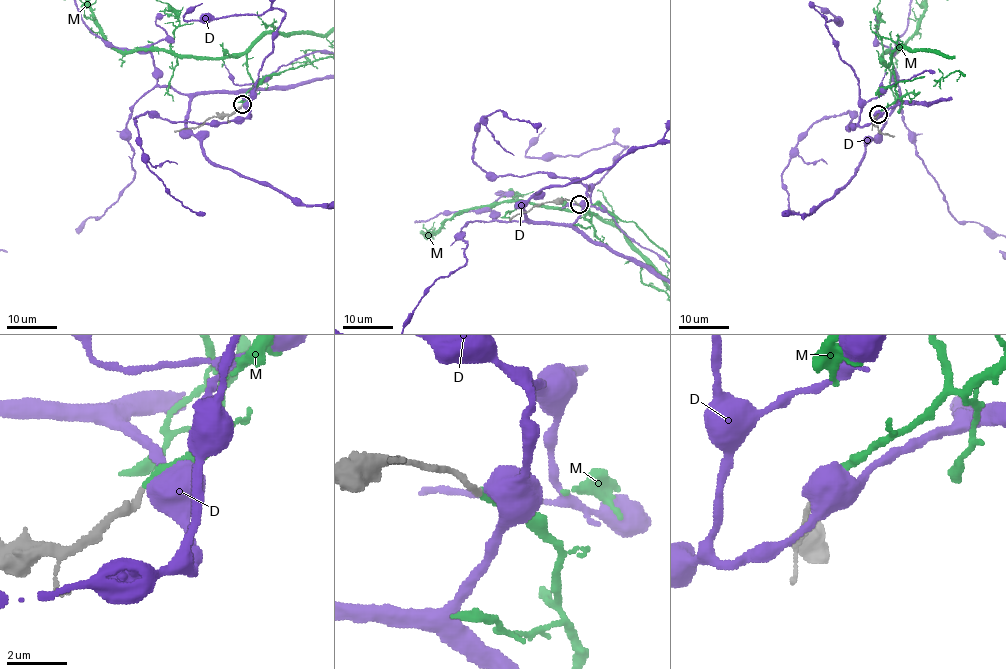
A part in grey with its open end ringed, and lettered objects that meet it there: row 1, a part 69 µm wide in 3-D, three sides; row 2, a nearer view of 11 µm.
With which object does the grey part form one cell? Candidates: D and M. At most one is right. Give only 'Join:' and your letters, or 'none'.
Join: M

